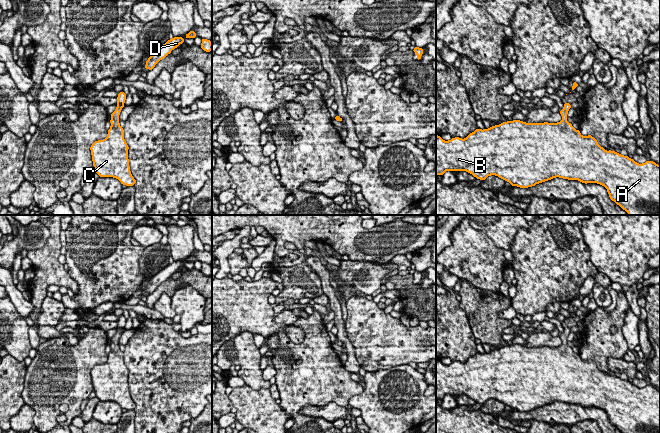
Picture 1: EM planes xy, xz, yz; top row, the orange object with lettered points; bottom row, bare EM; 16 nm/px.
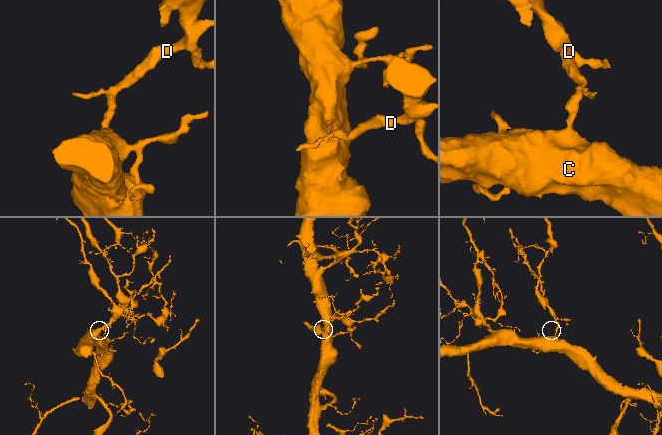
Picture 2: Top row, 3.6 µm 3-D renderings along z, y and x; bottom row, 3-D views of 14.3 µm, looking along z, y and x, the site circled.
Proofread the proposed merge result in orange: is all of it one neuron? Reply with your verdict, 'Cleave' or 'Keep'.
Keep

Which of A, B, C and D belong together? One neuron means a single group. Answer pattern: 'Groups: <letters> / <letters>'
Groups: A B C D

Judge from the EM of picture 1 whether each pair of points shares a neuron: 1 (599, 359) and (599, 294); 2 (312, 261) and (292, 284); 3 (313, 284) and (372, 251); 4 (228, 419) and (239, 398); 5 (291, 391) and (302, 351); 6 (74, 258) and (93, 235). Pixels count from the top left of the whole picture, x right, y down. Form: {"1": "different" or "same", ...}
{"1": "different", "2": "different", "3": "different", "4": "different", "5": "same", "6": "same"}

